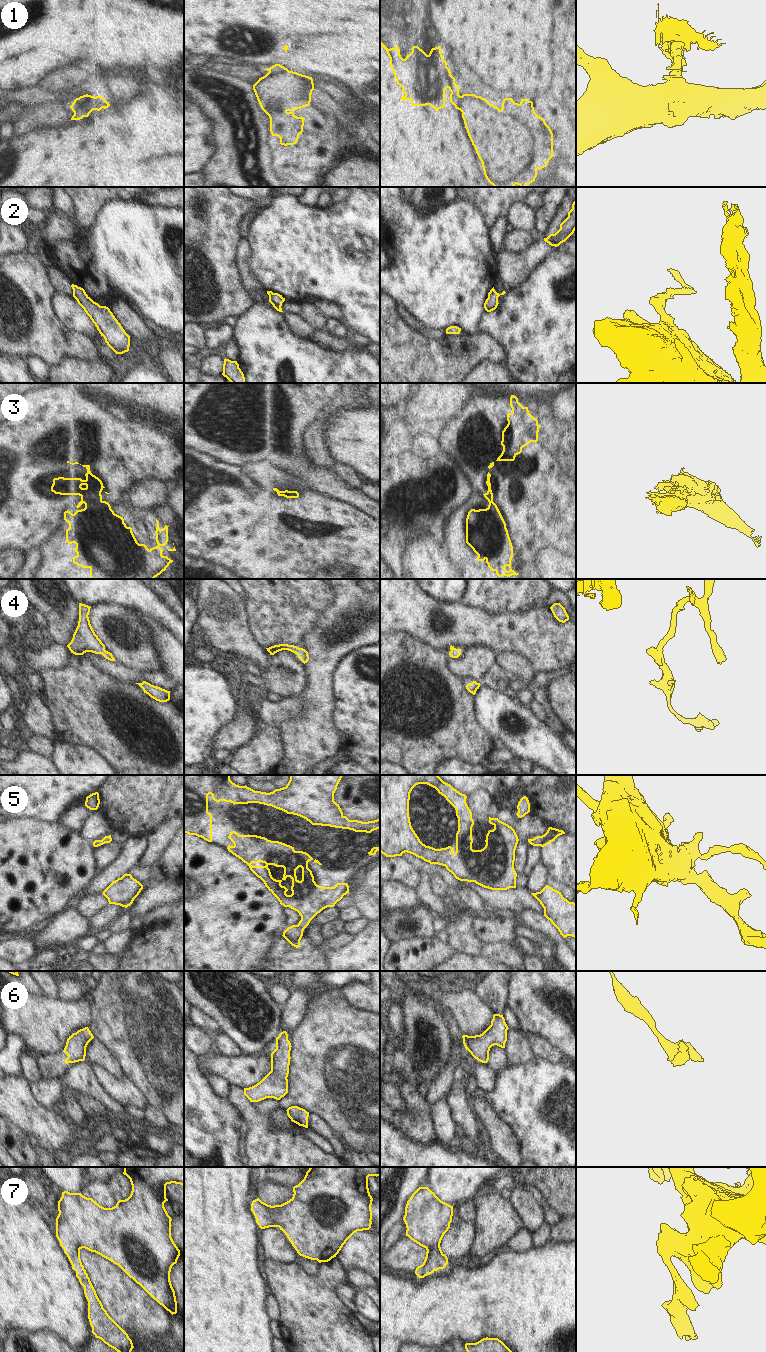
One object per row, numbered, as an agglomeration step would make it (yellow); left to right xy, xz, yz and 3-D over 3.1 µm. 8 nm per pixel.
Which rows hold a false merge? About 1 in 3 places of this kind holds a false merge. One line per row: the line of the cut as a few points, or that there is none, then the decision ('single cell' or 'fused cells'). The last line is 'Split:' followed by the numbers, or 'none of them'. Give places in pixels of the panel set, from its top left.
1: cut in xz along (269, 70), (292, 72); fused cells
2: no cut; single cell
3: cut in xy along (101, 500), (85, 500), (83, 502); fused cells
4: no cut; single cell
5: no cut; single cell
6: no cut; single cell
7: no cut; single cell
Split: 1, 3

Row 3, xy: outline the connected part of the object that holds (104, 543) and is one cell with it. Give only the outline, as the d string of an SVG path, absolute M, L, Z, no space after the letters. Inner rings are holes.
M85 501L85 508L81 510L77 510L74 514L72 514L70 511L65 511L64 512L64 520L69 523L69 528L66 530L66 541L68 544L75 543L76 548L74 549L75 552L77 553L76 556L73 557L73 563L77 564L78 566L81 566L82 568L89 568L90 569L90 579L154 579L158 575L160 575L163 571L166 570L166 568L169 566L170 563L173 562L170 558L167 556L163 556L162 552L163 550L161 549L162 546L165 546L168 542L168 527L165 525L163 529L159 528L159 521L156 519L157 522L157 527L156 527L156 542L157 546L151 548L150 550L147 548L145 544L139 544L132 532L131 527L127 527L126 524L124 523L123 517L117 515L114 513L114 511L111 509L111 506L108 502L106 501Z

